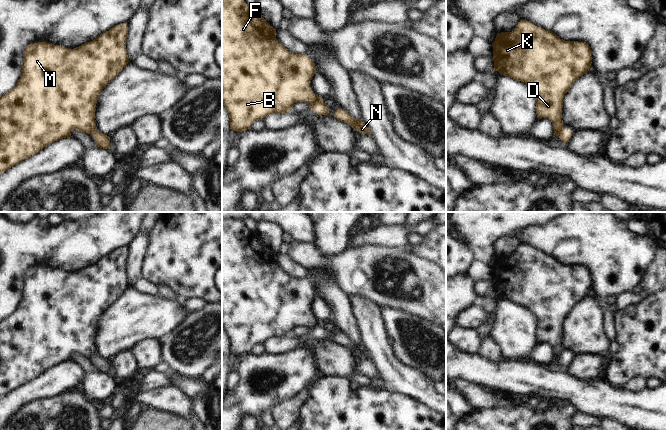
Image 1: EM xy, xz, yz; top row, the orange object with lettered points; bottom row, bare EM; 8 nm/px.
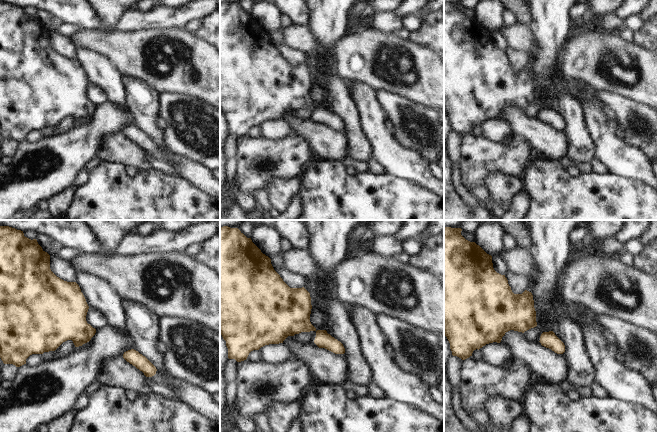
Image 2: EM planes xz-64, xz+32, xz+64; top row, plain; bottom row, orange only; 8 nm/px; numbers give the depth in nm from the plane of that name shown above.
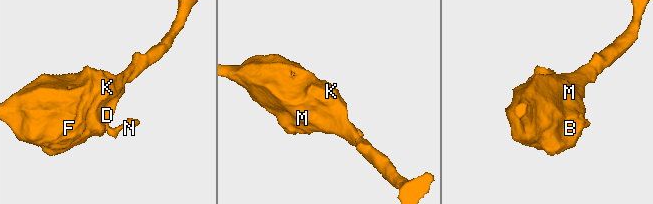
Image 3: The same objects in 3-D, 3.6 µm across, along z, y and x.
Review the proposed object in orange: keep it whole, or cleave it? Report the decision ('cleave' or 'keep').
cleave

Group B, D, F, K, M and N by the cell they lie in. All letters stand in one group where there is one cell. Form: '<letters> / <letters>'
B D F K M / N

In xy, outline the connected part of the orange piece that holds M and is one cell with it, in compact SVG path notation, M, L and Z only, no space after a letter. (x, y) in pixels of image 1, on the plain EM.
M127 247L115 249L94 264L73 273L47 266L27 270L23 276L22 299L18 307L0 322L0 397L51 367L72 361L70 356L74 353L94 359L95 334L100 317L129 286L126 275L128 254Z

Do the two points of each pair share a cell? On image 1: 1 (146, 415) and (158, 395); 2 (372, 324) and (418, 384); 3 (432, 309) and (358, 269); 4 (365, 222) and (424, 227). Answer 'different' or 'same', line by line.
1: different
2: same
3: same
4: different

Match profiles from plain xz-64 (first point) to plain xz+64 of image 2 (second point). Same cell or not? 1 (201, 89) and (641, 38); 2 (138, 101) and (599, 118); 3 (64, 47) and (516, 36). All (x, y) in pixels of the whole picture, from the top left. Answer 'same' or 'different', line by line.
1: different
2: same
3: different

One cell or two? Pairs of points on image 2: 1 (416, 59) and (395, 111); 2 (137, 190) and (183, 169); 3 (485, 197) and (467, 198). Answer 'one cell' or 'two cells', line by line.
1: two cells
2: two cells
3: two cells

